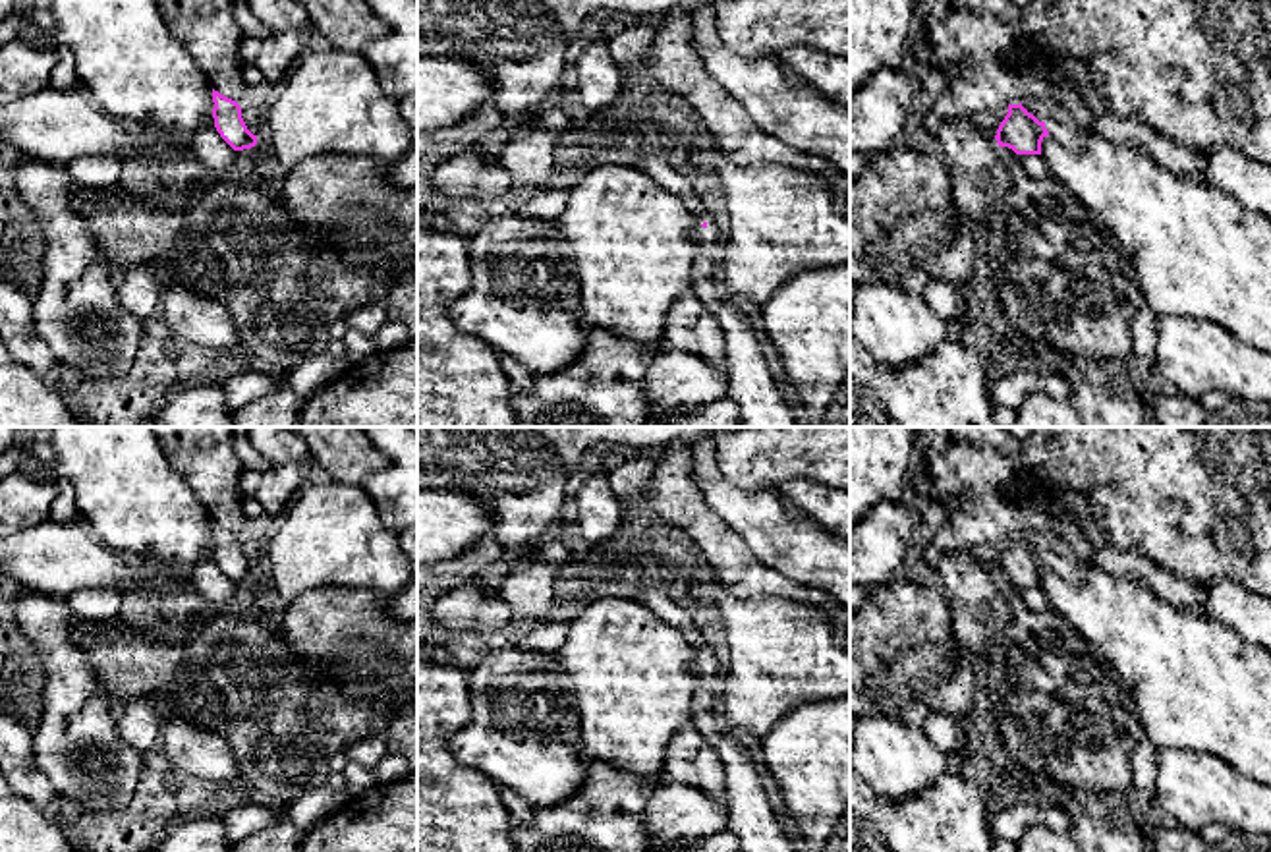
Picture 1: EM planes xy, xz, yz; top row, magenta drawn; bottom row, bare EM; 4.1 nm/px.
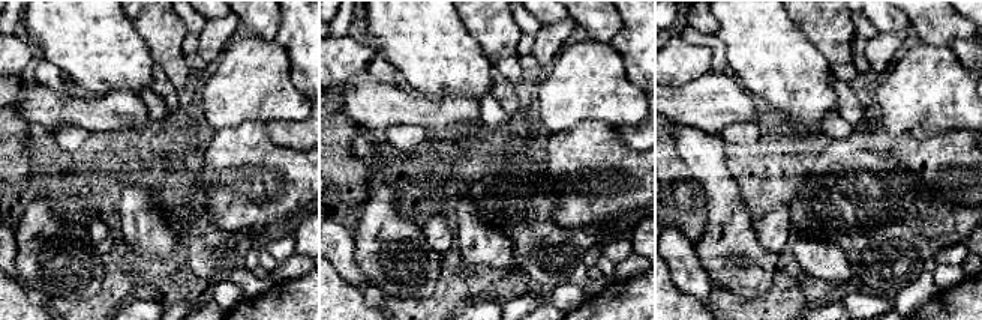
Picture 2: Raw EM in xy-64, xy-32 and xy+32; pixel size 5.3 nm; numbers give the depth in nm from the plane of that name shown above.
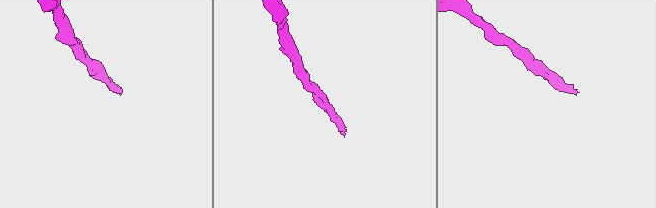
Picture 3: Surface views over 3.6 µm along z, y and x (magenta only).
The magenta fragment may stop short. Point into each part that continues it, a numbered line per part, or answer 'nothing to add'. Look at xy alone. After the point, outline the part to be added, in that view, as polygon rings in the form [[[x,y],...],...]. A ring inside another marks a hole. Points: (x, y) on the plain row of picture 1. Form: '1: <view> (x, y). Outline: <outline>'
nothing to add

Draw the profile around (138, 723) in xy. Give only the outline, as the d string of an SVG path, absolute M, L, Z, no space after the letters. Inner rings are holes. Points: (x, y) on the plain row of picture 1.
M139 696L116 715L116 728L126 746L145 753L160 736L160 717L149 696Z

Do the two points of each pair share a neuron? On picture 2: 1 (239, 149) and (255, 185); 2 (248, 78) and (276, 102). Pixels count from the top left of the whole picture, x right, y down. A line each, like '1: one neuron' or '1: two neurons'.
1: one neuron
2: one neuron

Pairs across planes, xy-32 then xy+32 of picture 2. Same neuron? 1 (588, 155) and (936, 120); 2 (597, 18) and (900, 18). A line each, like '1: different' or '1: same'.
1: different
2: different

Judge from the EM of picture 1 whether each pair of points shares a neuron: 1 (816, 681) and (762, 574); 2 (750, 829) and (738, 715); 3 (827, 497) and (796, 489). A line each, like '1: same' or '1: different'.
1: different
2: different
3: same

